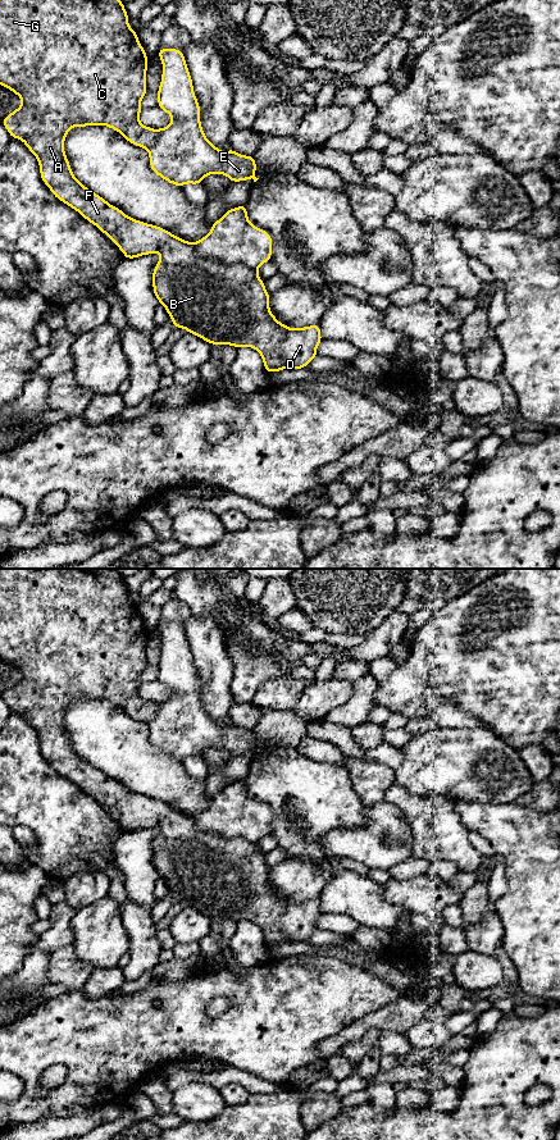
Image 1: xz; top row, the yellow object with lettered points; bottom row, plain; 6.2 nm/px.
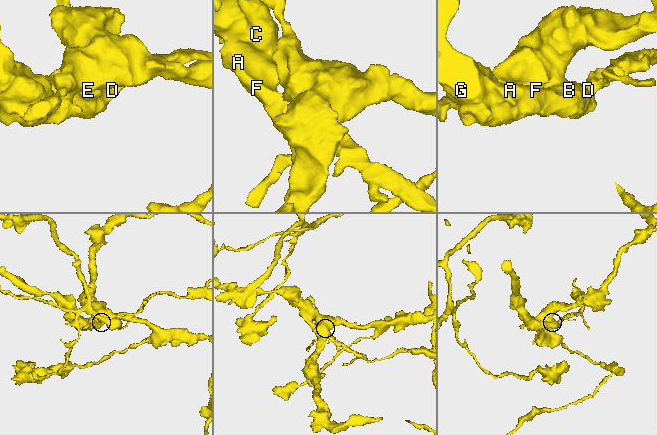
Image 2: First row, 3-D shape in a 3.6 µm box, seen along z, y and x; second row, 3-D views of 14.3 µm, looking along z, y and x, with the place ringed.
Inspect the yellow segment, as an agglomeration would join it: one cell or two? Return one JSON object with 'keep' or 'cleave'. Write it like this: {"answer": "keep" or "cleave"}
{"answer": "cleave"}

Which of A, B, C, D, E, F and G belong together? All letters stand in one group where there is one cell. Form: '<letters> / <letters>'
A B C D F G / E

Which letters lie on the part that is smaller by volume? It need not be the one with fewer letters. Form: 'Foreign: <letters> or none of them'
Foreign: A, B, C, D, F, G

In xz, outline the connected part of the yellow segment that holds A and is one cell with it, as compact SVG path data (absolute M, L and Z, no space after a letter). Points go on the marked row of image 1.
M0 0L0 86L22 99L21 106L6 115L1 123L12 138L23 141L36 156L41 179L53 195L106 234L126 259L160 252L160 260L152 270L152 289L159 304L173 320L174 328L185 328L187 333L210 345L251 347L261 355L267 373L305 369L318 356L317 347L323 341L320 325L295 329L279 323L269 309L270 295L265 289L264 281L259 278L258 269L242 264L220 264L197 256L192 242L161 227L126 215L73 175L64 151L64 140L73 127L106 126L119 132L129 143L146 150L156 140L156 129L140 123L141 100L147 92L149 58L138 41L137 32L128 26L128 22L129 18L120 0Z

